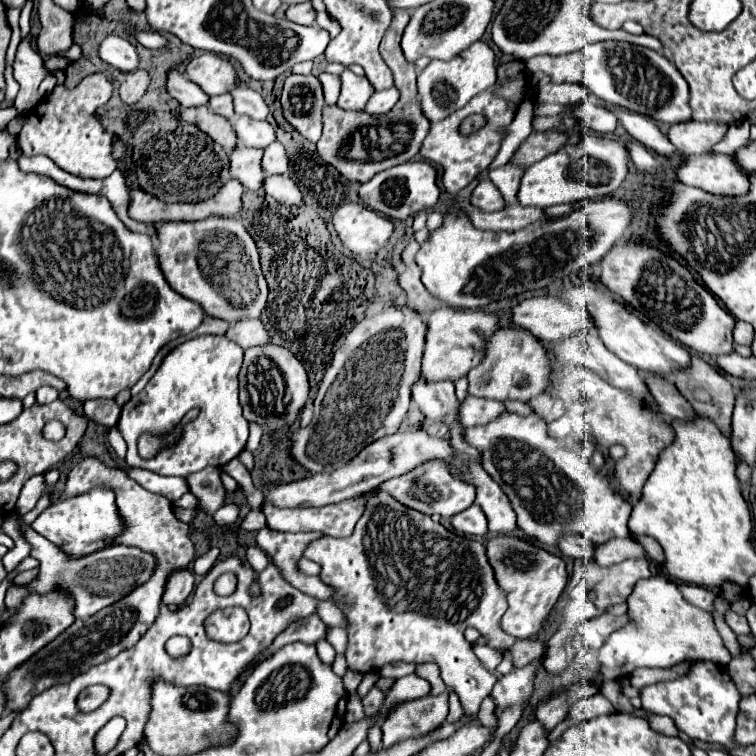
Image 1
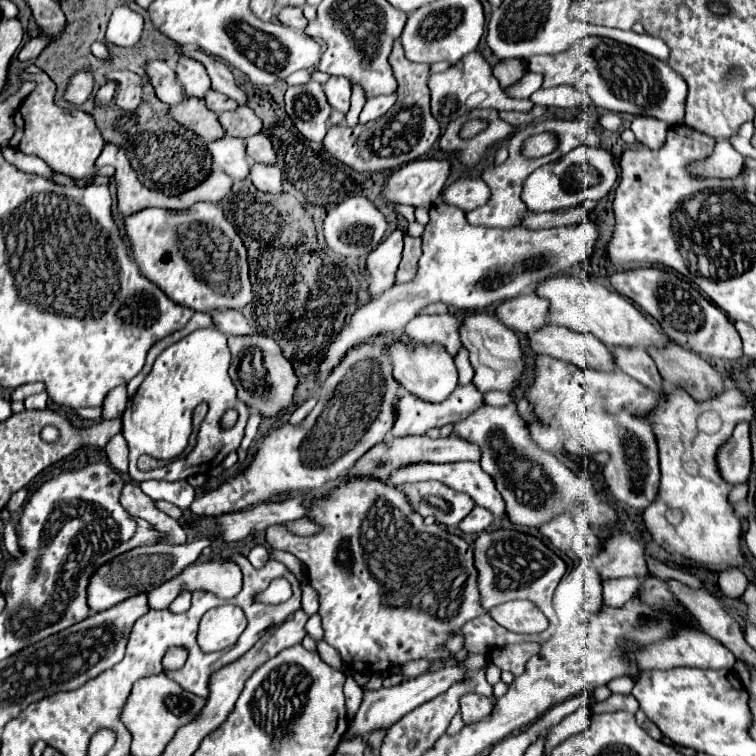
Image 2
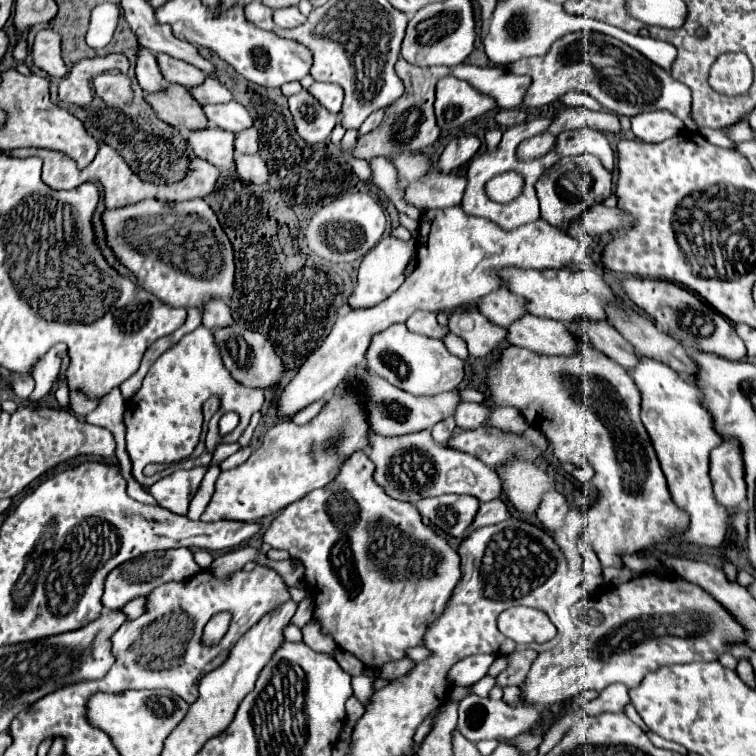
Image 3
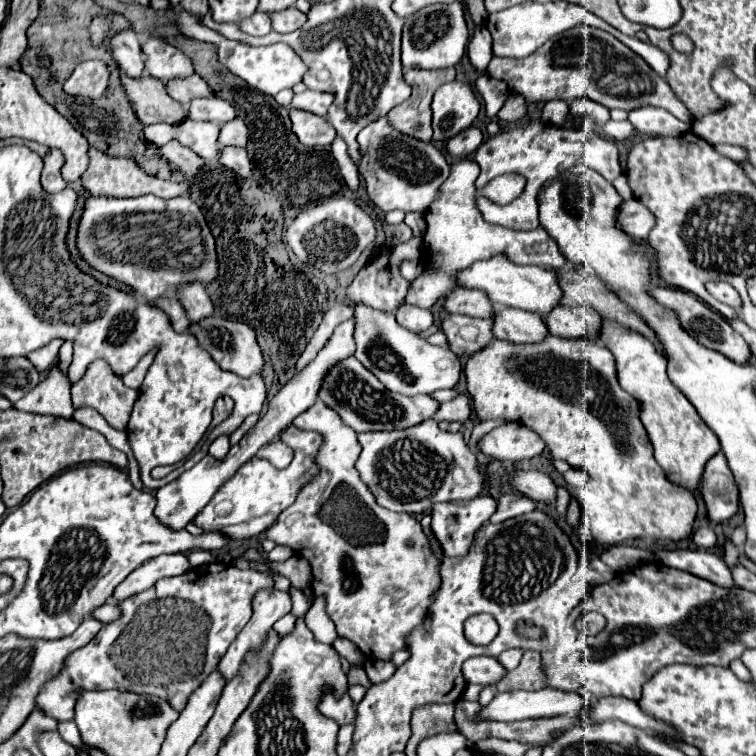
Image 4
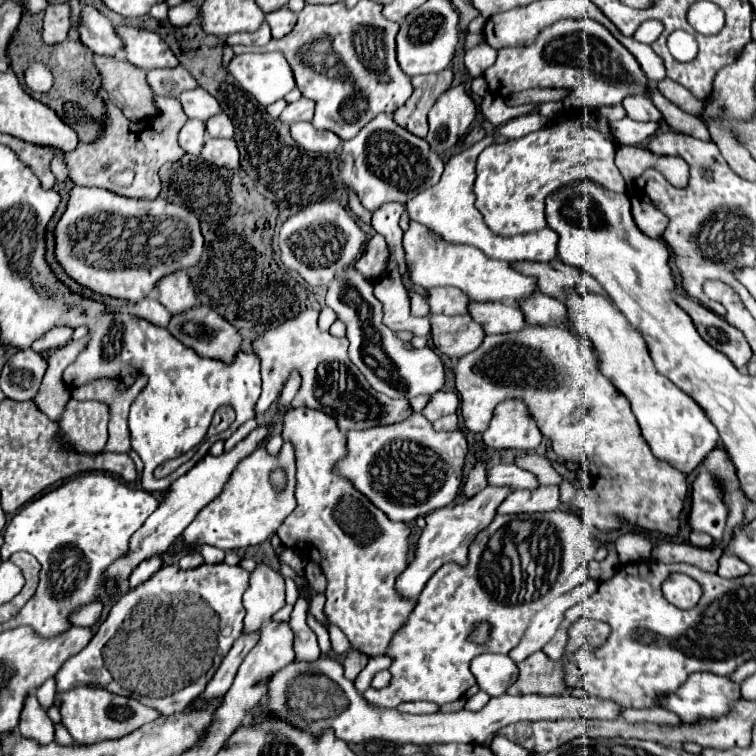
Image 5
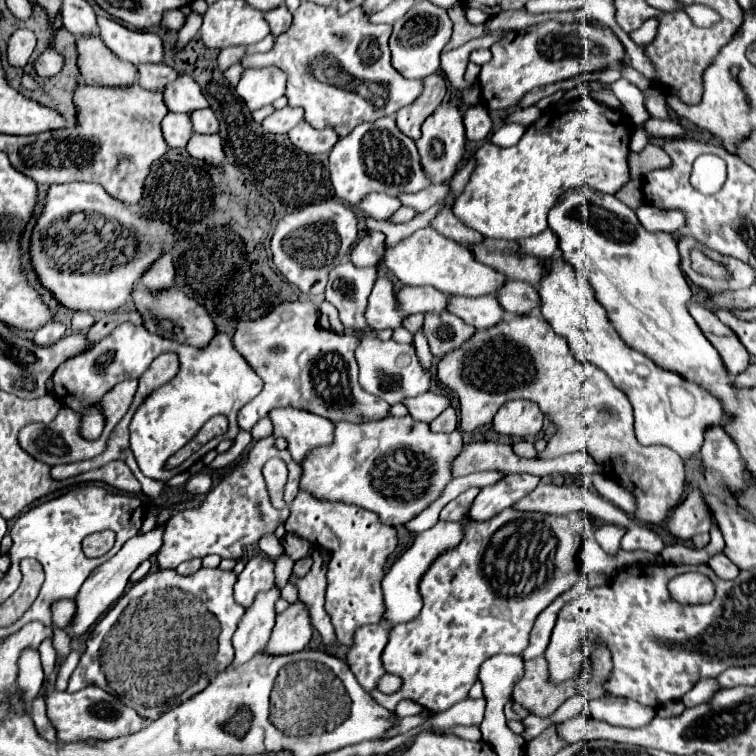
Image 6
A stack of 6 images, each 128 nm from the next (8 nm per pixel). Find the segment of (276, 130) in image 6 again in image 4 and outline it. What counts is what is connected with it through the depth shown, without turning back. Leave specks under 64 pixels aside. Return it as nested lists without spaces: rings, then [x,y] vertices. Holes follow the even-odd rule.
[[[306,90],[306,92],[294,96],[292,108],[306,108],[308,112],[316,112],[318,116],[326,116],[332,102],[334,102],[334,94],[330,94],[330,92]]]

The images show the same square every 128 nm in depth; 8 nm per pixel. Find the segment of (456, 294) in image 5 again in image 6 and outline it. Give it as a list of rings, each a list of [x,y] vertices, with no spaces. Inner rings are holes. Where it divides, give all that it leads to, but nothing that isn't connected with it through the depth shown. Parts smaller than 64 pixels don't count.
[[[402,286],[398,290],[400,296],[400,308],[408,314],[416,312],[430,312],[440,314],[448,306],[448,294],[440,292],[434,286]]]

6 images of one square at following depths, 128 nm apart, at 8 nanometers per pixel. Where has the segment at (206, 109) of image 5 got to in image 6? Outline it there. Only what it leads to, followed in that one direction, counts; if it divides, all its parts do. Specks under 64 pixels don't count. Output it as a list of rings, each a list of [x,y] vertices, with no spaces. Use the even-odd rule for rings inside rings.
[[[180,76],[176,84],[170,84],[164,92],[164,100],[170,112],[182,112],[182,114],[192,114],[194,110],[210,106],[200,86],[188,76]]]

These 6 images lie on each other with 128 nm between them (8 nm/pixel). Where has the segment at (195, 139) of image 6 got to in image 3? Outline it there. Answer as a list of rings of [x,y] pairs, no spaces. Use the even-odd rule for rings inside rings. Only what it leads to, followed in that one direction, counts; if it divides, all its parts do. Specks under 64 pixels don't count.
[[[236,156],[236,170],[242,180],[252,182],[252,184],[266,184],[270,176],[268,164],[258,156]]]

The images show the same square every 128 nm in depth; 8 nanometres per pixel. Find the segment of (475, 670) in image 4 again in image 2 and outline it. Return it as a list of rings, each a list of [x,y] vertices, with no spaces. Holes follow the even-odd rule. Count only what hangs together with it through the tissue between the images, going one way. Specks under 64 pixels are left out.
[[[472,654],[462,662],[462,666],[444,668],[444,670],[438,670],[438,672],[428,672],[428,674],[422,674],[422,676],[416,676],[416,678],[408,678],[408,680],[404,680],[398,686],[392,686],[392,688],[380,688],[380,690],[366,690],[364,688],[364,702],[362,702],[358,714],[354,716],[354,720],[350,722],[348,732],[344,734],[344,740],[350,740],[354,736],[366,736],[366,734],[370,734],[374,730],[390,728],[396,720],[400,720],[408,712],[412,712],[416,706],[420,706],[420,704],[432,700],[434,696],[446,692],[454,682],[460,682],[466,672],[480,670],[486,664],[486,660],[488,658],[484,654],[482,656]]]

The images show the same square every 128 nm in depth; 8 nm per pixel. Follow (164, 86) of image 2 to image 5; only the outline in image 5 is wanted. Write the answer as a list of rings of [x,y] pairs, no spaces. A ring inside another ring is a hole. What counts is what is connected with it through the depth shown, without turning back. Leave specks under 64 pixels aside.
[[[84,6],[78,32],[80,40],[100,56],[120,56],[124,52],[124,44],[112,22],[92,6]]]

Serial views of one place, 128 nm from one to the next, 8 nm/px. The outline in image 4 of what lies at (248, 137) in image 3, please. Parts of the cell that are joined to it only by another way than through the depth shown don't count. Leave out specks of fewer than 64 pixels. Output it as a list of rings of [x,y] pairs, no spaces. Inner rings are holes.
[[[236,118],[228,124],[222,126],[220,130],[220,146],[236,146],[236,148],[246,148],[248,142],[248,126],[244,124],[244,120]]]

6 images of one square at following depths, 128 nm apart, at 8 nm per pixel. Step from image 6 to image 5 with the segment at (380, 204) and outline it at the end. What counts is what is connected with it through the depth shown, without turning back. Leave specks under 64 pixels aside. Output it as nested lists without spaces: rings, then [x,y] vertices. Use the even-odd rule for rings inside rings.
[[[384,204],[384,208],[376,210],[372,216],[372,228],[382,234],[388,242],[390,249],[390,258],[396,261],[400,266],[400,274],[404,278],[408,278],[408,268],[406,268],[406,260],[404,260],[404,248],[402,248],[402,230],[398,226],[400,214],[404,212],[402,204]]]

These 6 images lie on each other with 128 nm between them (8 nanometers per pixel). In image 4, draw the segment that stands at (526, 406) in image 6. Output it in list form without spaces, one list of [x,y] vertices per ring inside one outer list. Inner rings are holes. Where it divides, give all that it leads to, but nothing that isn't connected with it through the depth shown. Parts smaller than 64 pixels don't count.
[[[510,422],[484,434],[478,440],[476,448],[480,448],[480,452],[492,460],[520,462],[542,454],[544,440],[534,430],[518,422]]]

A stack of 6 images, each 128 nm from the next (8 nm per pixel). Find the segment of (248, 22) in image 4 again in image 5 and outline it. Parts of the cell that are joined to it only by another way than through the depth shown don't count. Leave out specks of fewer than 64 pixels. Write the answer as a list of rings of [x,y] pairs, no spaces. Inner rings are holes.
[[[264,22],[256,32],[236,32],[236,34],[230,34],[228,36],[228,44],[230,46],[234,46],[234,44],[256,44],[256,46],[264,46],[270,38],[272,38],[270,36],[270,28]]]

